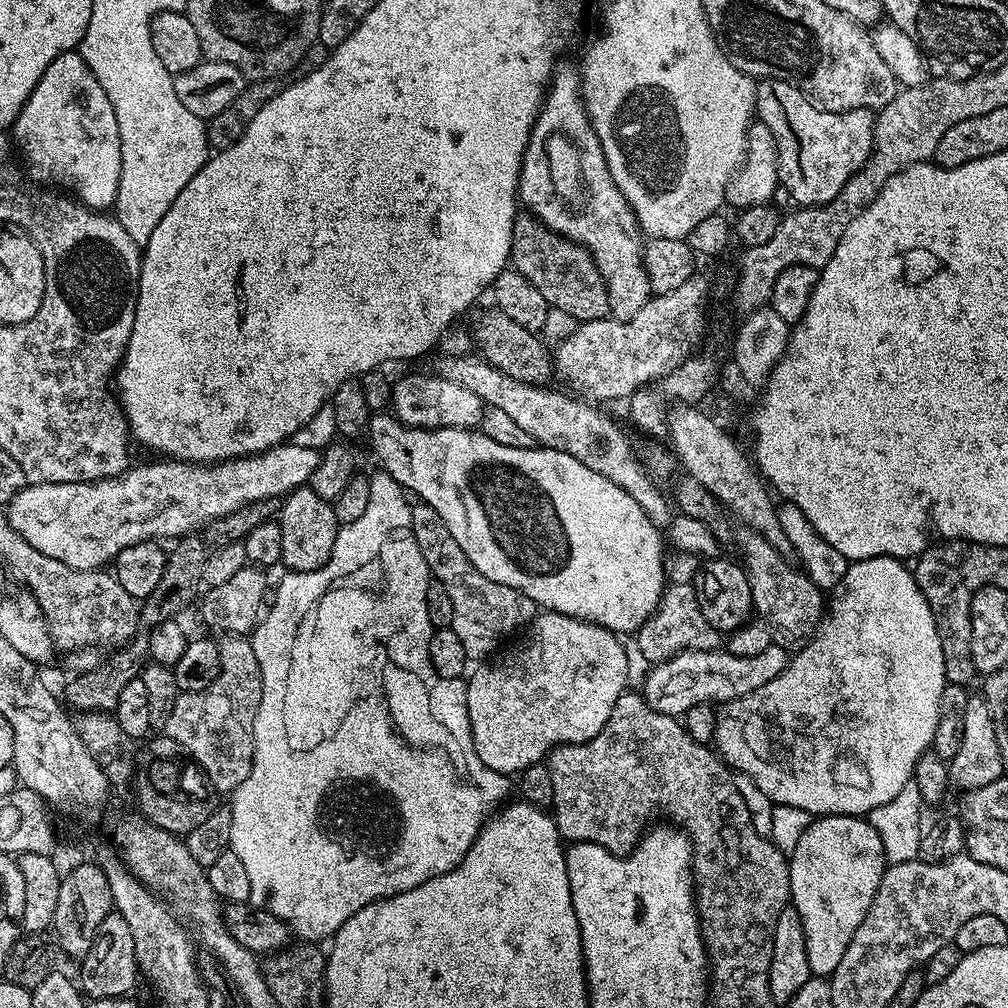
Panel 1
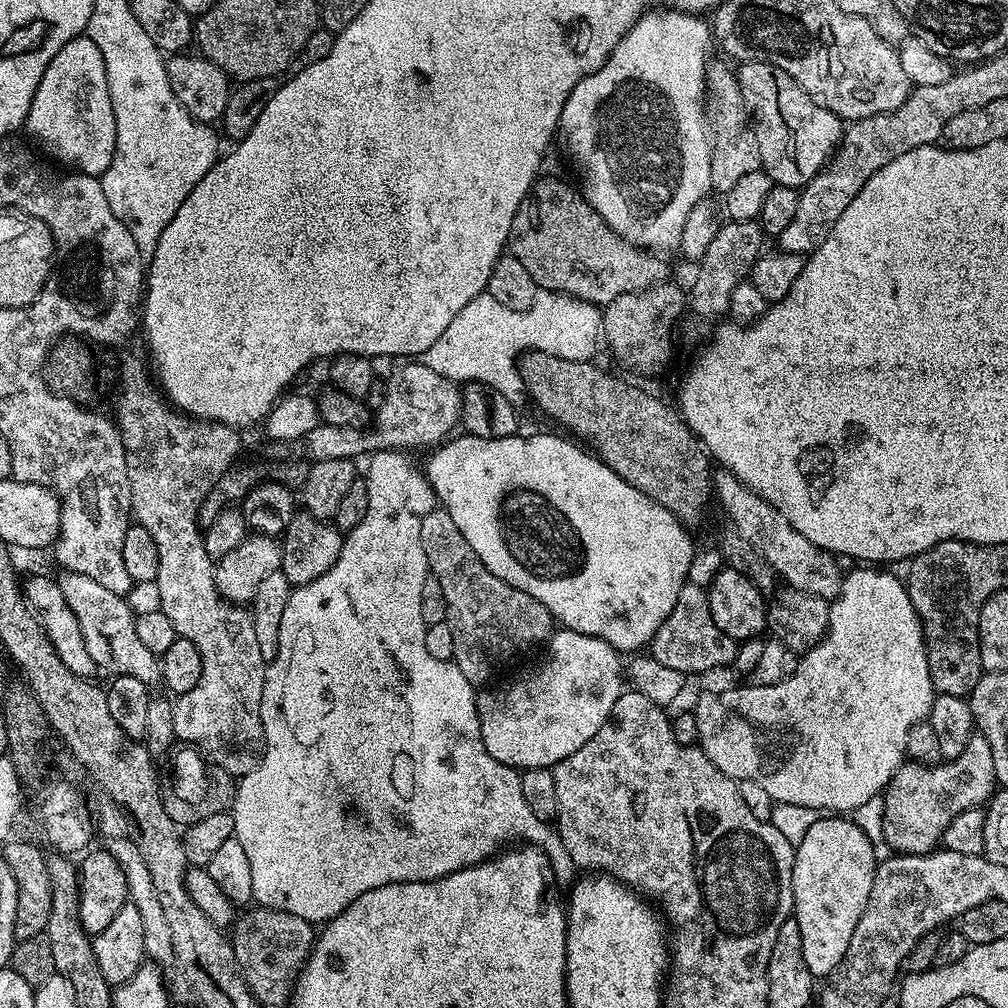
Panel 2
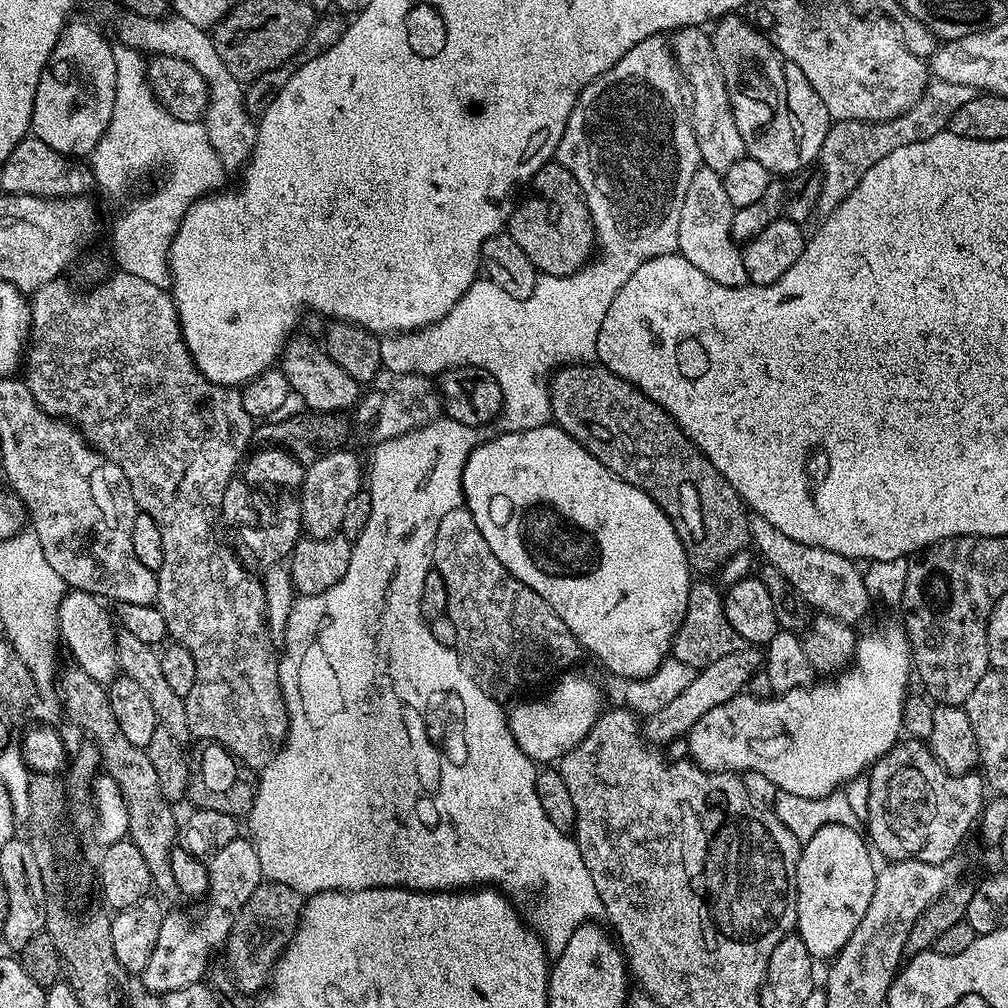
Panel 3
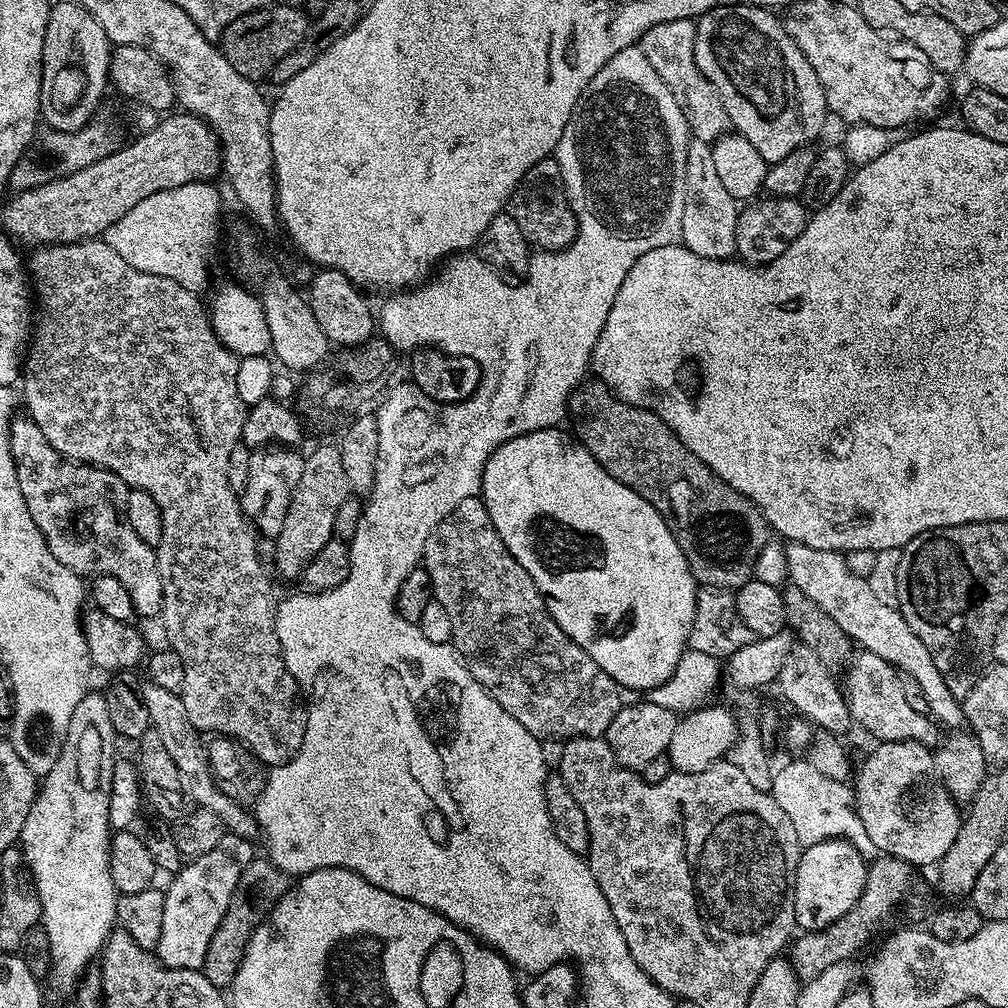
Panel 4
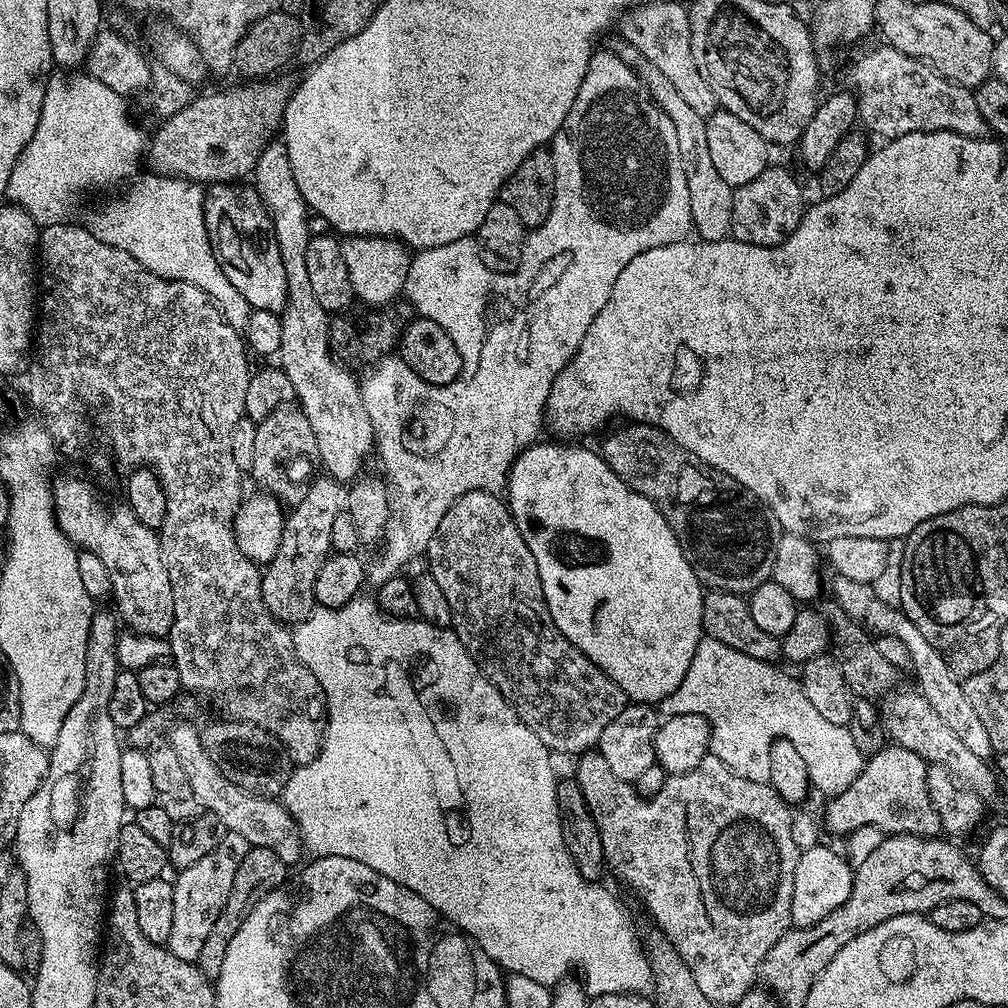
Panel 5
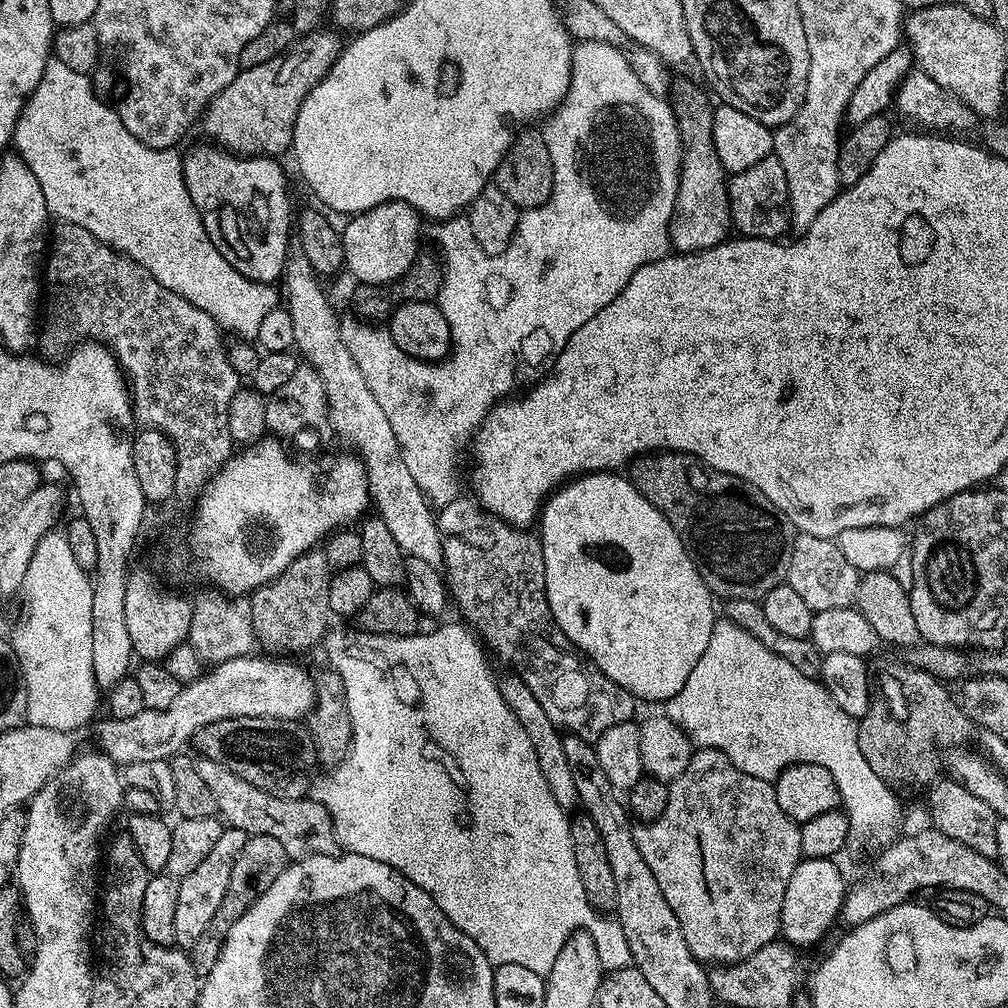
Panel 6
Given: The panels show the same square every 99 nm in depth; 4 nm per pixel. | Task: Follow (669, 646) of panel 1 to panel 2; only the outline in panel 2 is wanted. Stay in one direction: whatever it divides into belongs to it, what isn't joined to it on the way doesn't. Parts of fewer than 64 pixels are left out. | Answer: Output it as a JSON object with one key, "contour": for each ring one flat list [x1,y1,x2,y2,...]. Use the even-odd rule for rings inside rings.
{"contour":[[685,582,678,594,678,602,674,602,674,610,662,622,662,626,654,634,650,645,650,655,658,658,662,666,670,666,670,670,678,670,685,674,691,672,708,672,711,668,724,668,735,665,738,641,730,638,730,634,722,634,714,623,714,614,710,614,708,593,698,585]]}

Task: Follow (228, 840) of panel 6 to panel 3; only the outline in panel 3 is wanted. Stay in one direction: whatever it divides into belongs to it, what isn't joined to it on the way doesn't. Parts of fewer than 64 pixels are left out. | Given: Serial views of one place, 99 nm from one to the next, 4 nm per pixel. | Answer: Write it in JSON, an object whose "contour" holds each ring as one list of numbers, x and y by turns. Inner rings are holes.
{"contour":[[237,838,227,846,222,846,212,853,207,865,208,891,203,901,204,909,200,916,183,916,180,912,172,916,171,913,172,944,176,948,161,946,154,950,154,954,150,954,150,962,146,962,146,970,142,973,145,993,173,992,201,983,209,969,208,959,211,958,212,951,215,948,217,951,228,939,238,910,242,910,246,898,250,898,250,894,254,894,254,890,262,882,258,854,248,838]]}

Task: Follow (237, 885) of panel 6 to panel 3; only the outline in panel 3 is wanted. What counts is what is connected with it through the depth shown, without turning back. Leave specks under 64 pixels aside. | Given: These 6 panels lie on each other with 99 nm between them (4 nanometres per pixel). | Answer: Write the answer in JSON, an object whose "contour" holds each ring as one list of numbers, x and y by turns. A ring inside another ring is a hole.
{"contour":[[261,882,254,894,246,898,242,910,238,910,228,939,222,945,222,952,228,955,226,968,237,990,245,994,256,994,267,985,277,958,284,953,284,947,296,932,301,907,302,897,299,892,271,882]]}

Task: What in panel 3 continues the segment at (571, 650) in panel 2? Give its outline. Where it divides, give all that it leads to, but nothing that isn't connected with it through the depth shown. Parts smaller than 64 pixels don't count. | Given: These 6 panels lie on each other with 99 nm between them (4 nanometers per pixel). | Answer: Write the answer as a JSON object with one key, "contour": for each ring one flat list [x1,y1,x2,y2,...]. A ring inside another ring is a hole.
{"contour":[[576,671,561,675,552,692,546,693,541,700,528,700,507,713,508,729,512,732,514,742,518,742,522,754,534,762,559,762,571,748,582,742,582,738,586,738,600,717,602,705,599,686,590,677]]}

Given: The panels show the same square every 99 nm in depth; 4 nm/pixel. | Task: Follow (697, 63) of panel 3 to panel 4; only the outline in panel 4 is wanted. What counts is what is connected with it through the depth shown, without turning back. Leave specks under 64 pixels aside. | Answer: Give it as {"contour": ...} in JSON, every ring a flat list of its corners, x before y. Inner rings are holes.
{"contour":[[695,19,662,22,658,26,650,26,650,30,642,34,638,46,642,54,646,54,646,62,650,62,654,70,658,70,658,78,662,78,666,86,670,86,670,94,674,94,678,106,684,111,689,133,695,139,712,144,729,131,730,125,726,106,722,106,720,96,714,90,714,86,702,75,694,62,695,37]]}

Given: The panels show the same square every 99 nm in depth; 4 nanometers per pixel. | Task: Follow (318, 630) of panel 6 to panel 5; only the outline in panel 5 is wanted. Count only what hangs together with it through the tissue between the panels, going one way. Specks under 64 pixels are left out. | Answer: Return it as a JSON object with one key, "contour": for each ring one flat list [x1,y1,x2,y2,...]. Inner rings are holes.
{"contour":[[327,475,320,477,308,488,308,493,296,504,296,509,287,515,278,554,263,569,262,598,274,619,288,626,295,626,312,615,317,607,314,590,318,570,333,551,331,527,336,515,346,504,346,488,341,481]]}

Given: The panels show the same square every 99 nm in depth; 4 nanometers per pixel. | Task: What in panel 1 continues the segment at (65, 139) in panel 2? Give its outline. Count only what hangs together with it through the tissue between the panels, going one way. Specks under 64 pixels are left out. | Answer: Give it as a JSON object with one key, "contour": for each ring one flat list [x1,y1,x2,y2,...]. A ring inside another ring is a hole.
{"contour":[[79,51,64,52,42,74,38,86,22,106,14,125,14,144,28,159,26,172,33,181,43,182,48,186,61,184,85,208,108,210,115,205,119,190,119,178,122,174,122,146,118,130,118,121,114,116,114,107,106,96,106,90,94,78,90,66,80,57]]}

